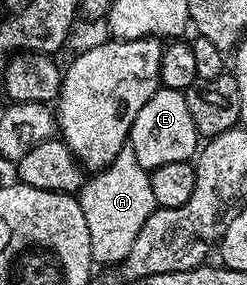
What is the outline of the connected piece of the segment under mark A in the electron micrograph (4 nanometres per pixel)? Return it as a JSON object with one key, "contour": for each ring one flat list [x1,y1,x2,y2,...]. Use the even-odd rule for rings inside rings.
{"contour":[[126,144,108,168,93,174,79,190,78,198,88,224,90,254,93,258,121,259,131,250,136,235,157,205,153,198,149,170,140,166,136,153]]}

